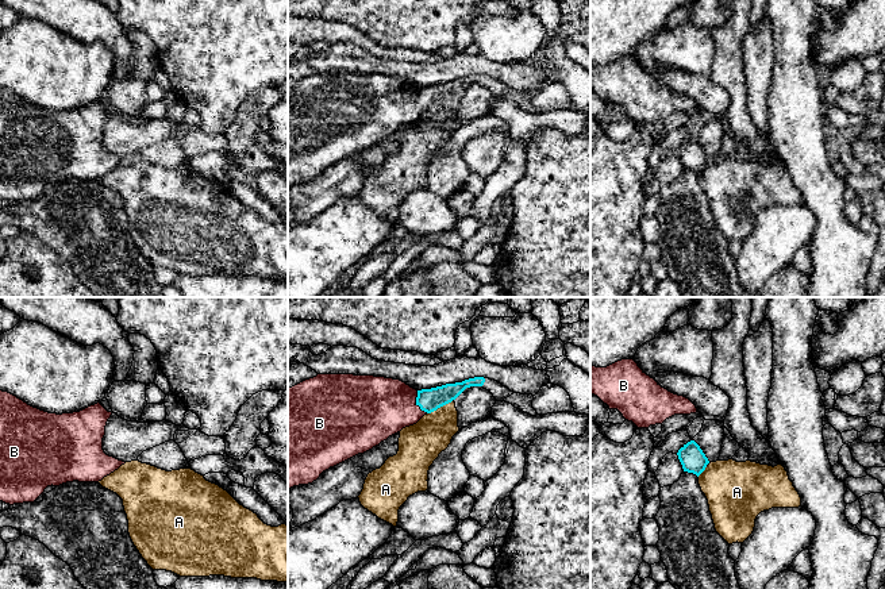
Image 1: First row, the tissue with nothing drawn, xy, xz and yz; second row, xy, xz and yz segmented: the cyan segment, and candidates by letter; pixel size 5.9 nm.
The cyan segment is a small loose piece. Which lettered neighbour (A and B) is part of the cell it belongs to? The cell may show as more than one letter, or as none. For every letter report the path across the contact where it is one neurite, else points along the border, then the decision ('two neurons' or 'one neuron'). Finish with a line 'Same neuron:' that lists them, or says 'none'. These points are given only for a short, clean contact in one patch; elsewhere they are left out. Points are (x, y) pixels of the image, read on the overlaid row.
A: border xz (453, 399), (427, 414); two neurons
B: way xz (428, 400), (416, 403), (376, 408); one neuron
Same neuron: B

